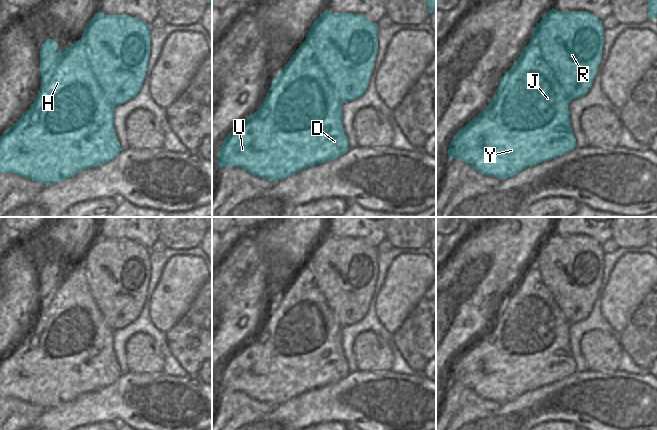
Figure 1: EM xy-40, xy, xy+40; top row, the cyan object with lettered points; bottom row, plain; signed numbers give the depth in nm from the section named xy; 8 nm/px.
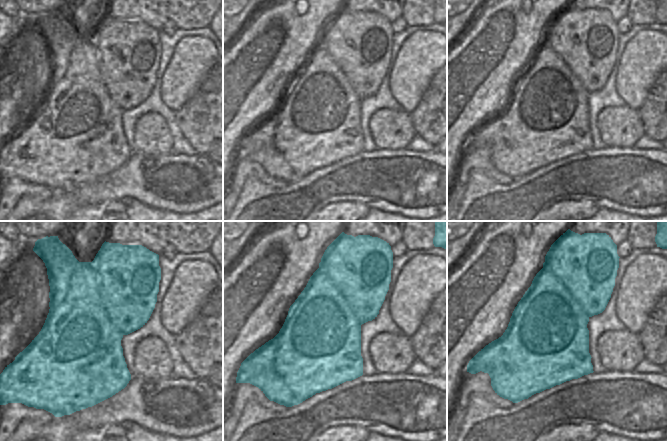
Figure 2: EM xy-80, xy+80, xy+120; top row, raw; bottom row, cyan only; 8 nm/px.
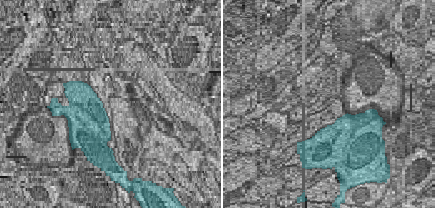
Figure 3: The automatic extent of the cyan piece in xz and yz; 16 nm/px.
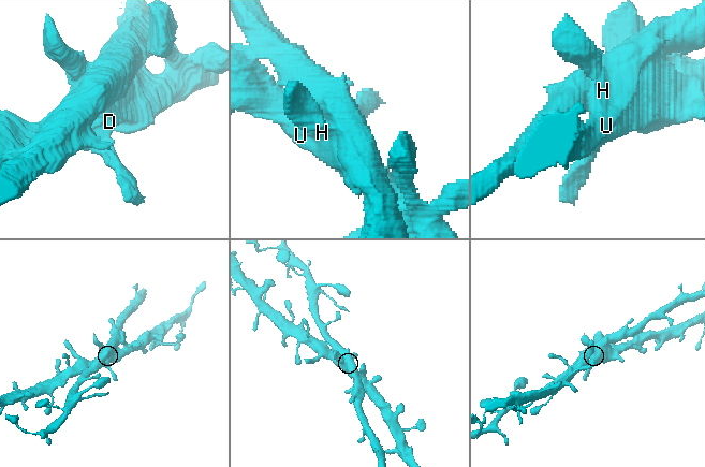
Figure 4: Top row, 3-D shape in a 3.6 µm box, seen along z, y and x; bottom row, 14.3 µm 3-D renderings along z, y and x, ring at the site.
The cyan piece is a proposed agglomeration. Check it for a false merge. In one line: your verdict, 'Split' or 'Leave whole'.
Split.

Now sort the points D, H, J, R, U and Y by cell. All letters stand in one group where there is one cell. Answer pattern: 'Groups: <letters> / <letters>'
Groups: D H J U Y / R.

